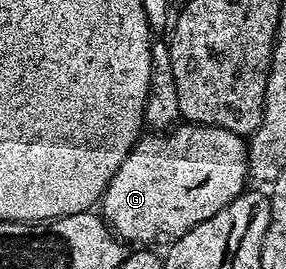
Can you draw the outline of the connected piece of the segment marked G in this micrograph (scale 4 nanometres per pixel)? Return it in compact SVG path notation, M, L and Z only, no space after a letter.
M184 122L166 133L147 133L135 142L135 147L121 161L101 200L101 214L107 226L120 239L131 245L170 245L201 221L209 221L213 213L225 209L249 183L247 148L244 136L229 133L220 127L200 127Z

